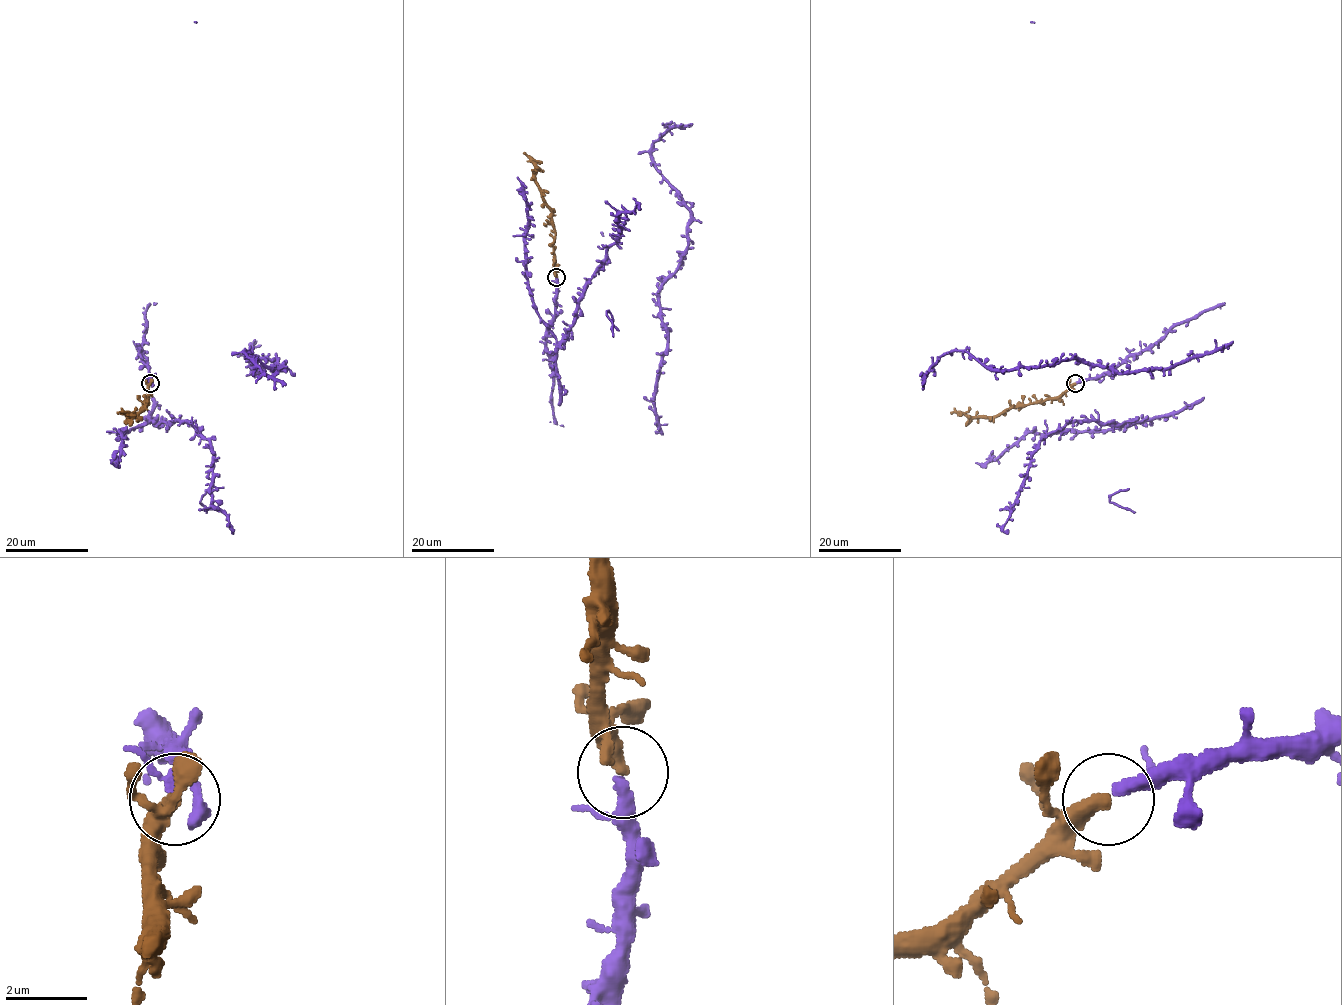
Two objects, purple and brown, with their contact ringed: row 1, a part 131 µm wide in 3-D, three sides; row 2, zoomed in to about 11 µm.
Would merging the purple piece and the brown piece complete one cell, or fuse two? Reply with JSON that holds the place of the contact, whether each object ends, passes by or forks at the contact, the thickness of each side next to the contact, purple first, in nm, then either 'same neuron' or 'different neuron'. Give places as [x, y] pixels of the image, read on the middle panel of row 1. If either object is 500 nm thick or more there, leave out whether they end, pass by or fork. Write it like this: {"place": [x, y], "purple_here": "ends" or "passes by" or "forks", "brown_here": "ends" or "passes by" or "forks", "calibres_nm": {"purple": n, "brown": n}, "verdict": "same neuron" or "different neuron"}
{"place": [556, 277], "purple_here": "passes by", "brown_here": "ends", "calibres_nm": {"purple": 240, "brown": 380}, "verdict": "same neuron"}

